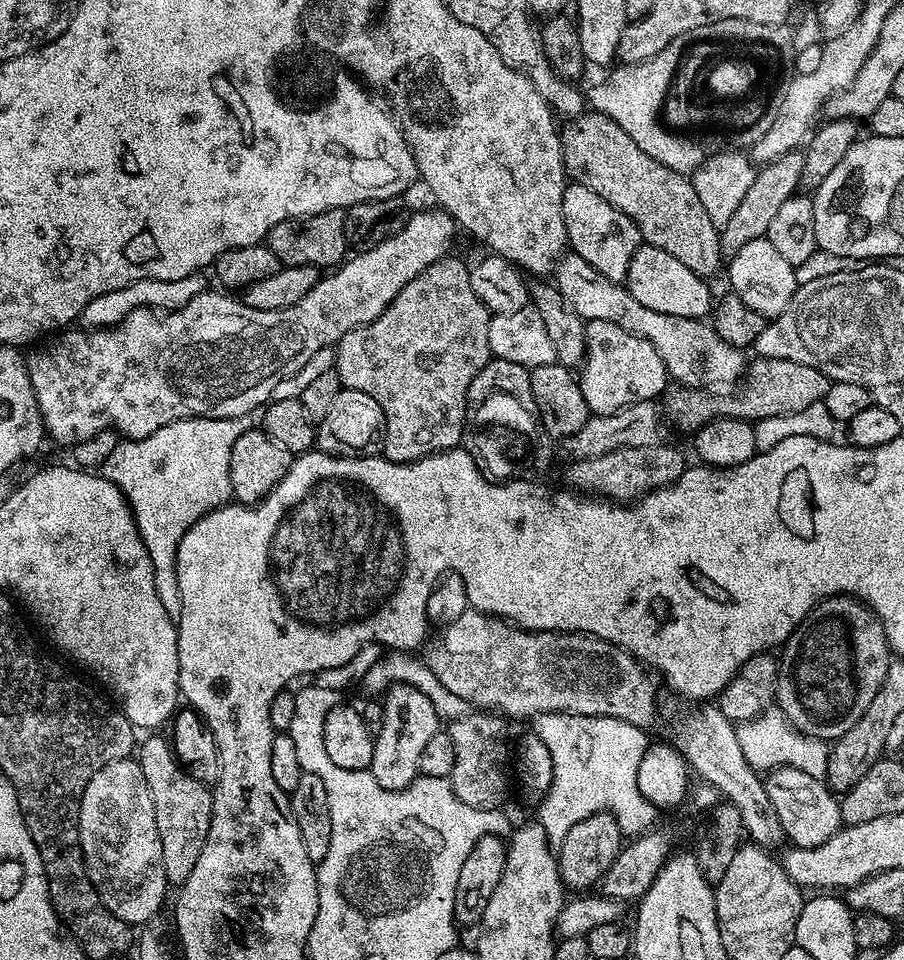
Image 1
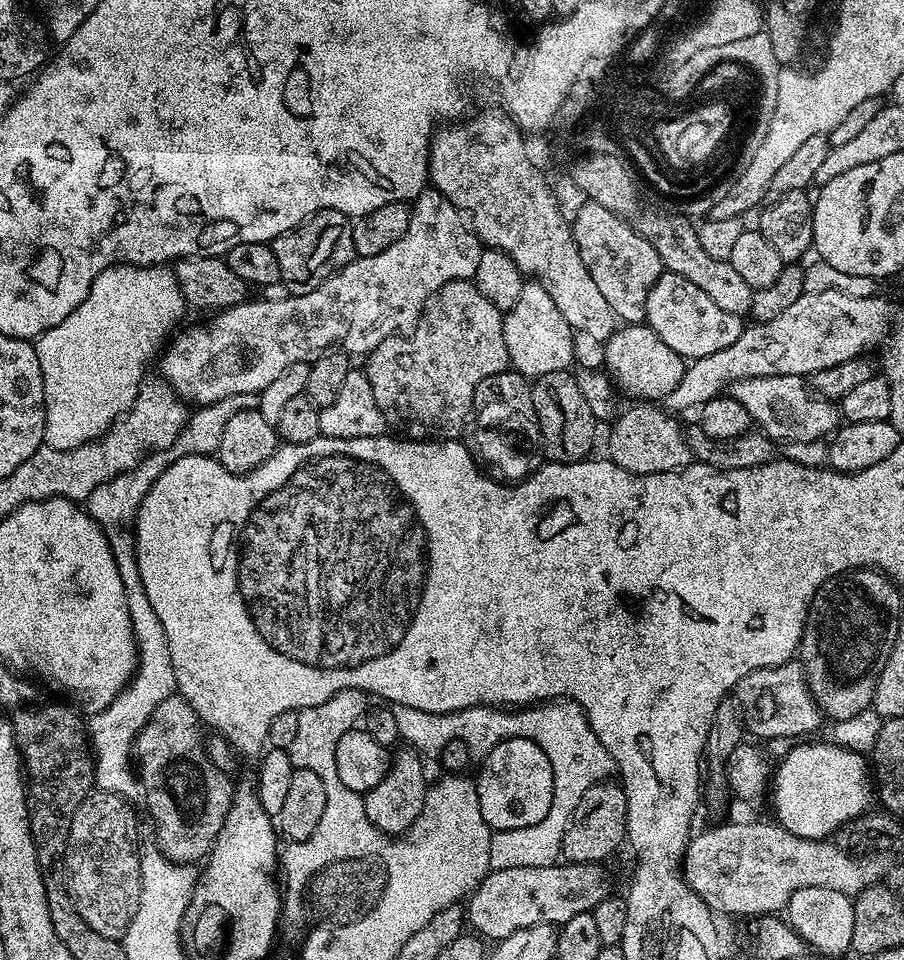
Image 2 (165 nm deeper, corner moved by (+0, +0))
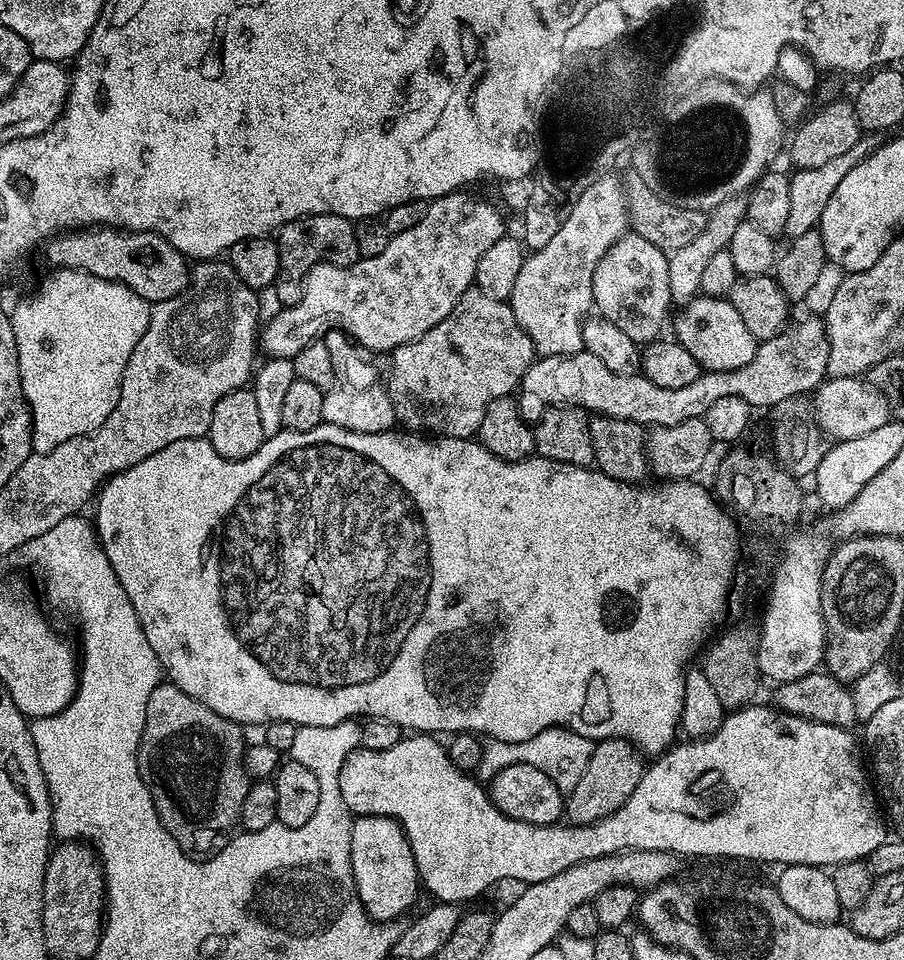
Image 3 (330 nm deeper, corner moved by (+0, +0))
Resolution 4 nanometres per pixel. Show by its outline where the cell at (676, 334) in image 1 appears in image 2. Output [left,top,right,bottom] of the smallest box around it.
[730,376,842,444]

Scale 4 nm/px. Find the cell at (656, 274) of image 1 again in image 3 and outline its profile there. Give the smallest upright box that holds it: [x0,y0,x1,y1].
[676,294,758,372]

